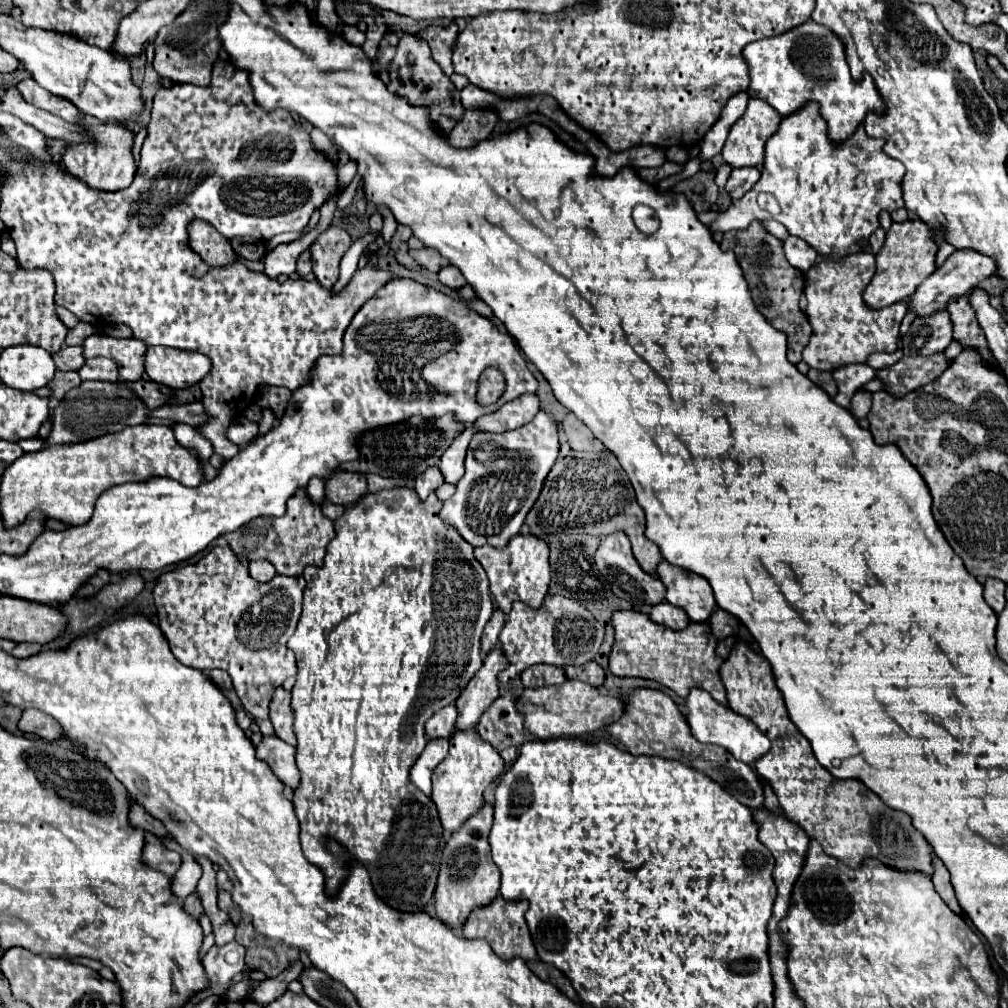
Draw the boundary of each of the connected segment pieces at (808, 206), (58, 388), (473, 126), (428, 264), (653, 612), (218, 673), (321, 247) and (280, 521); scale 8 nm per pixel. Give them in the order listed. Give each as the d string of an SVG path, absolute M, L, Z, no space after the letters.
M804 106L798 114L784 118L778 132L766 142L762 178L710 224L710 232L742 230L752 220L778 220L792 236L802 238L828 260L838 262L848 254L862 252L860 242L876 232L880 212L904 208L902 178L906 170L902 162L884 154L884 140L870 138L862 126L840 146L828 146L824 130L818 106Z
M56 372L56 378L54 378L48 386L52 388L54 398L60 400L60 398L64 398L64 394L66 394L68 390L80 386L80 376L78 376L78 372L68 372L68 374Z
M468 110L448 134L448 144L454 148L476 146L492 134L496 122L498 118L492 110Z
M420 248L420 250L410 250L410 256L420 264L424 266L428 272L438 272L440 268L444 268L448 264L446 258L442 258L438 254L438 250L432 250L432 248Z
M662 602L662 604L656 604L650 608L650 620L660 624L660 626L666 626L670 630L682 630L690 624L690 618L684 614L684 610L680 608L674 608L672 604L668 602Z
M210 670L208 676L210 676L210 680L212 680L220 690L230 690L230 688L232 688L232 680L230 680L228 672L224 672L224 670Z
M330 226L318 240L310 246L312 250L312 264L314 264L314 278L320 286L332 288L340 276L340 260L344 252L352 246L352 238L346 230Z
M300 488L286 504L282 518L254 518L240 530L228 536L228 542L236 556L256 560L266 558L274 564L278 574L300 576L306 566L322 566L328 542L336 536L334 522L322 514L322 508L308 498L306 488Z

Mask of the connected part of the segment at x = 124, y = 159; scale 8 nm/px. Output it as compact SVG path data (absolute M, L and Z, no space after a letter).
M84 116L82 128L94 138L94 142L68 144L66 154L62 158L64 170L74 178L82 180L86 186L102 192L118 192L130 186L136 174L134 156L132 156L134 134L124 126L116 126L116 122L104 124L104 122L96 122L96 118L90 118L90 116Z

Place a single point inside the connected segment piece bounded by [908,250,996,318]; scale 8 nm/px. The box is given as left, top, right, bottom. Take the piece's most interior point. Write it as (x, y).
(963, 269)

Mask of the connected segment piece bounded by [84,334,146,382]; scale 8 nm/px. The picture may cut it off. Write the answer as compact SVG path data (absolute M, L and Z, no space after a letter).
M92 334L84 342L84 356L86 358L106 356L106 358L116 360L118 370L120 370L120 380L124 382L136 382L142 378L144 354L146 354L146 344L136 338L118 340L112 336Z

